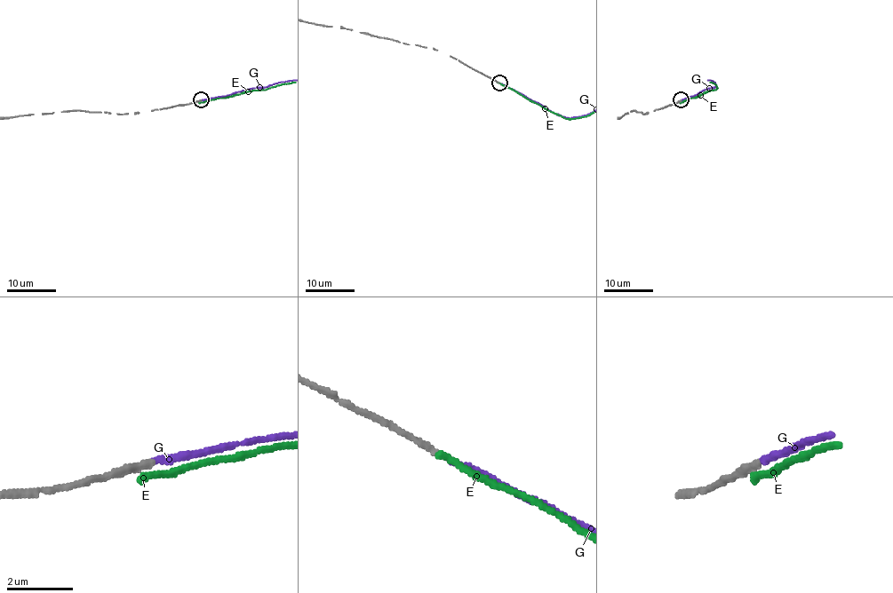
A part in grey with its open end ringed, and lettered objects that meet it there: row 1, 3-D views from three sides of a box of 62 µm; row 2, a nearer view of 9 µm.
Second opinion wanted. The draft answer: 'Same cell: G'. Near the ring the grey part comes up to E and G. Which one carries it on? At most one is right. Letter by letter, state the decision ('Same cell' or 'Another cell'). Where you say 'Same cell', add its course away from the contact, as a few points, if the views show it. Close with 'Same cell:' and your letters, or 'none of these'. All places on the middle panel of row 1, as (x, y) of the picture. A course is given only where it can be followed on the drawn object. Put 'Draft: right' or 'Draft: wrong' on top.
Draft: right
E: Another cell
G: Same cell
Same cell: G

